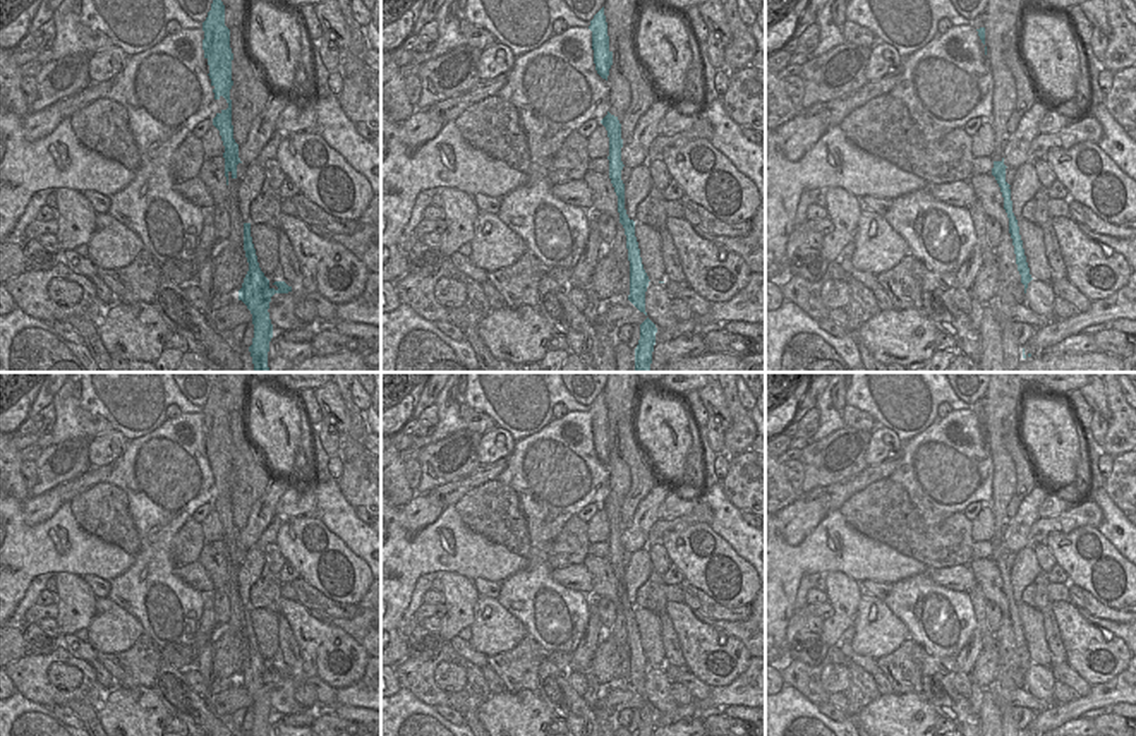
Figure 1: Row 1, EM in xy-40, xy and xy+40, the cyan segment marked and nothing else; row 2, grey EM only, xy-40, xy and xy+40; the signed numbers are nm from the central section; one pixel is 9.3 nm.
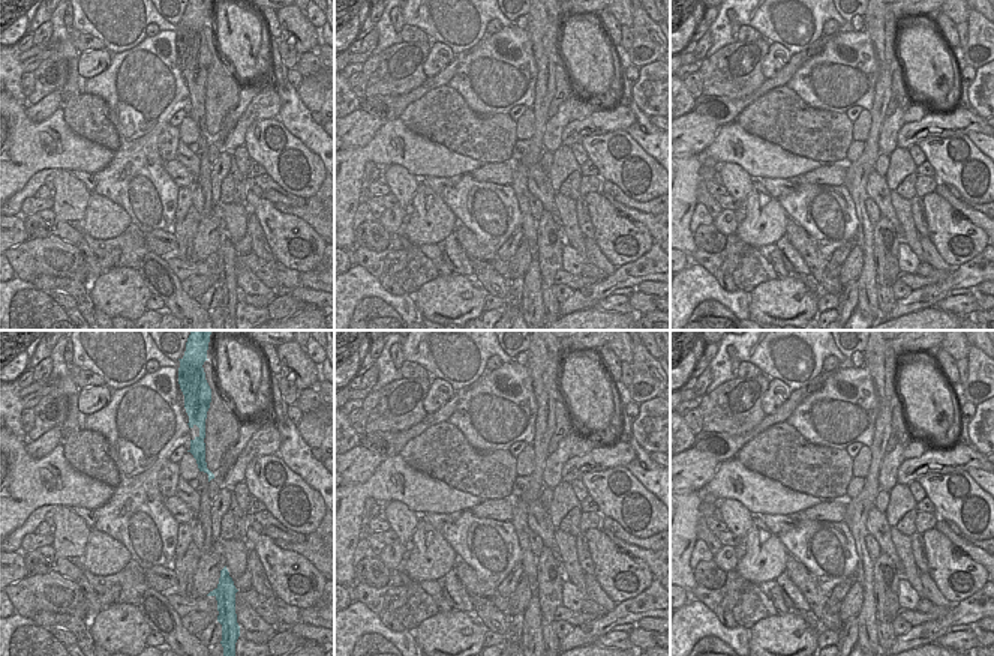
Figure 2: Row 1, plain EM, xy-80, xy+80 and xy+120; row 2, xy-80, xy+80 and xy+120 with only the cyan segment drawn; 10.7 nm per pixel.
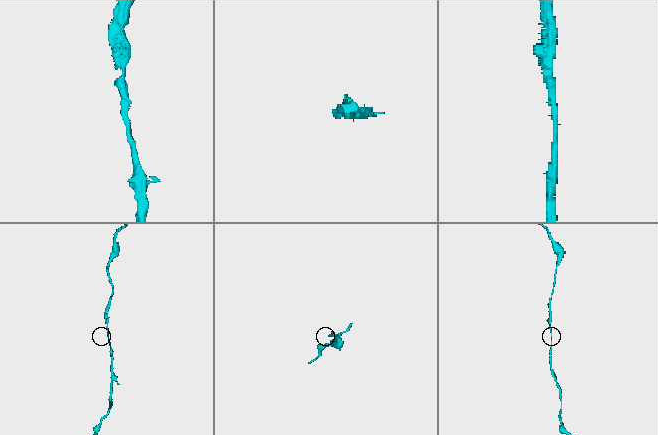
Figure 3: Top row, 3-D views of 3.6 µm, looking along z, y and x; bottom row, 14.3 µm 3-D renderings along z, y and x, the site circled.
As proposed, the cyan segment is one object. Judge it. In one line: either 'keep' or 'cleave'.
keep

